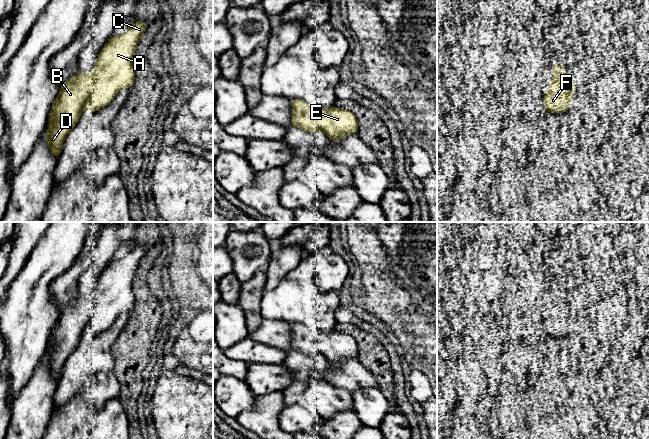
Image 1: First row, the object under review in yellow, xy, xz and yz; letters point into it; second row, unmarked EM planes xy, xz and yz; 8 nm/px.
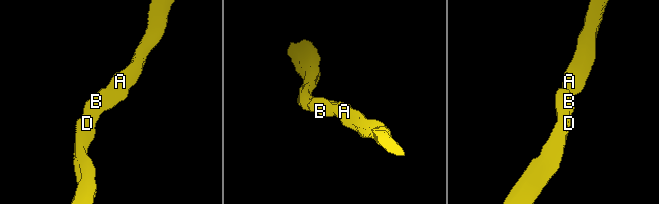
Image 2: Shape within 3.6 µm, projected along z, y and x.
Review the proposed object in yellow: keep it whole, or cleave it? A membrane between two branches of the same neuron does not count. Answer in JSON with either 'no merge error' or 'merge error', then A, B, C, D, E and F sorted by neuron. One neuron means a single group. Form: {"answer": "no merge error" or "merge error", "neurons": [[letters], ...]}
{"answer": "no merge error", "neurons": [["A", "B", "C", "D", "E", "F"]]}

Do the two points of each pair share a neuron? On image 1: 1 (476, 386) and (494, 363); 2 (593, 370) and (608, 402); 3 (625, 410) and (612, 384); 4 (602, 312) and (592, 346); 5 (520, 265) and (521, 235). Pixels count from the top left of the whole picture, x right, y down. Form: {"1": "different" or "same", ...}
{"1": "same", "2": "different", "3": "different", "4": "same", "5": "same"}

